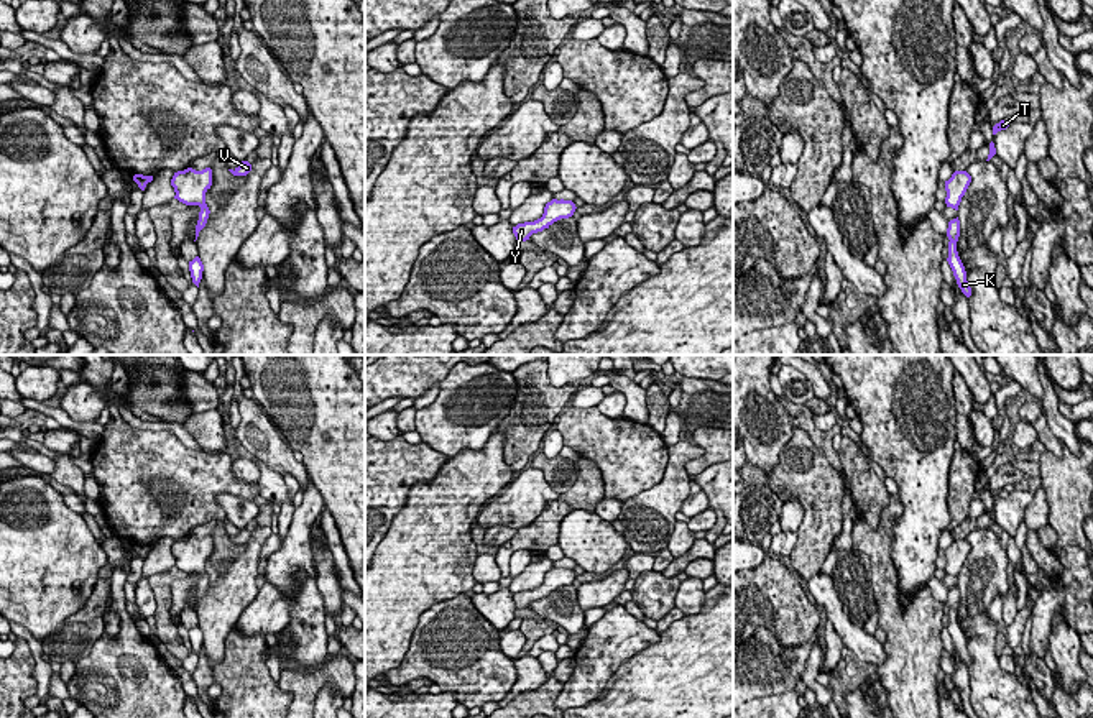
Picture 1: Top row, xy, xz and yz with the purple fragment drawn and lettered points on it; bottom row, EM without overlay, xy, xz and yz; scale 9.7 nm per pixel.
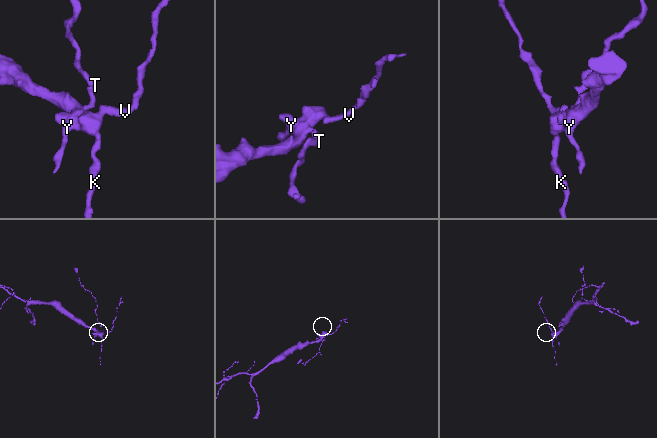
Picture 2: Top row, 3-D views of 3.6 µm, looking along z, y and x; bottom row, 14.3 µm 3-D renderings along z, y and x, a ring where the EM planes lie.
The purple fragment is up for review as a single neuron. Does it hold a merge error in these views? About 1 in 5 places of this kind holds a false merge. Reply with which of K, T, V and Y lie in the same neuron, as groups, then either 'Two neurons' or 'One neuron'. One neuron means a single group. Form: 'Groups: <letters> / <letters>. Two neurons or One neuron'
Groups: K T V Y. One neuron

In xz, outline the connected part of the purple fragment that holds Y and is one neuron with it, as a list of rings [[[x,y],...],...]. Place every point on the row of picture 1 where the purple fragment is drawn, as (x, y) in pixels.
[[[552,199],[551,202],[546,204],[544,214],[541,219],[534,222],[518,223],[516,227],[513,227],[513,233],[516,240],[526,242],[533,233],[549,228],[554,222],[572,217],[575,209],[577,207],[572,200]]]

